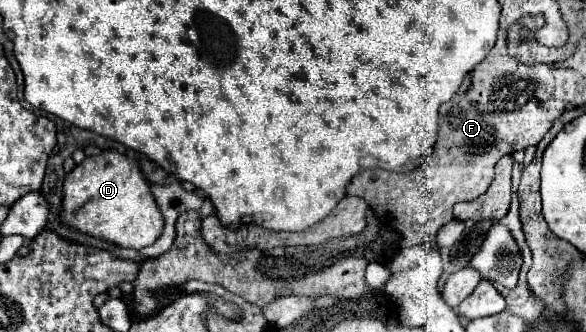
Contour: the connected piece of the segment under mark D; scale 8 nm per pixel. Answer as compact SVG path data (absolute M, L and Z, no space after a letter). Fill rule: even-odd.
M116 151L86 157L64 177L62 189L64 199L58 215L70 229L128 249L148 247L162 233L162 213L150 195L150 185L144 179L136 159Z

